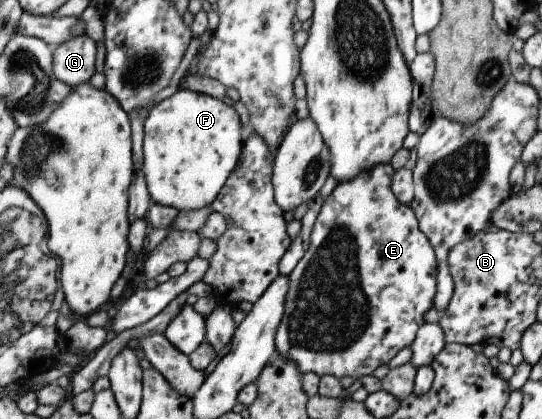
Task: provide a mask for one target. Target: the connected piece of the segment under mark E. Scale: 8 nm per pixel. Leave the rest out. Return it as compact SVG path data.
M379 163L372 166L372 169L363 170L356 177L340 182L324 200L313 230L310 236L309 248L304 252L297 266L290 272L290 289L285 303L285 312L281 324L275 337L276 352L282 357L291 359L303 373L315 373L320 377L323 375L333 375L338 379L343 376L349 378L363 378L371 375L379 366L389 364L390 360L397 356L397 353L406 346L410 346L423 320L423 314L434 306L434 296L436 293L437 259L429 242L429 239L419 228L417 217L410 205L404 205L397 200L391 190L392 176L395 170L389 163Z

